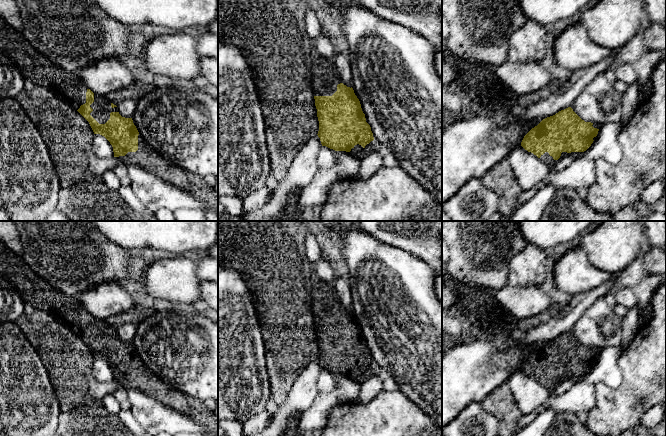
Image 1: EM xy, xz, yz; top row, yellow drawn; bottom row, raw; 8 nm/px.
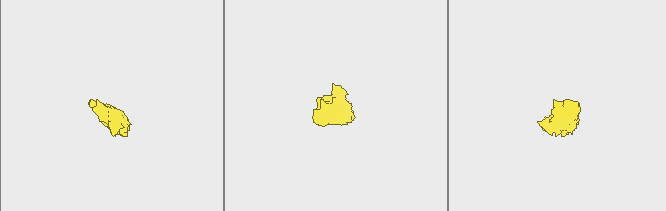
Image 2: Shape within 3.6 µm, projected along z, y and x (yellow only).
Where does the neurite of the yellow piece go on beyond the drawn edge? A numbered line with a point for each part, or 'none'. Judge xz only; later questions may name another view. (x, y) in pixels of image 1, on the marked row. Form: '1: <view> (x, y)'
1: xz (325, 77)
2: xz (358, 150)

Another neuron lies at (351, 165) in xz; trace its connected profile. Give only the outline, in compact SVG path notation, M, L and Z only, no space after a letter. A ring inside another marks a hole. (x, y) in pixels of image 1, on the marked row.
M337 151L337 158L340 160L340 163L348 177L356 177L358 175L361 160L346 151Z

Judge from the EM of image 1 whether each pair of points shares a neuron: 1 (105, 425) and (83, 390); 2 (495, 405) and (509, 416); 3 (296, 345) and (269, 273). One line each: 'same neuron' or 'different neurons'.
1: different neurons
2: same neuron
3: same neuron

